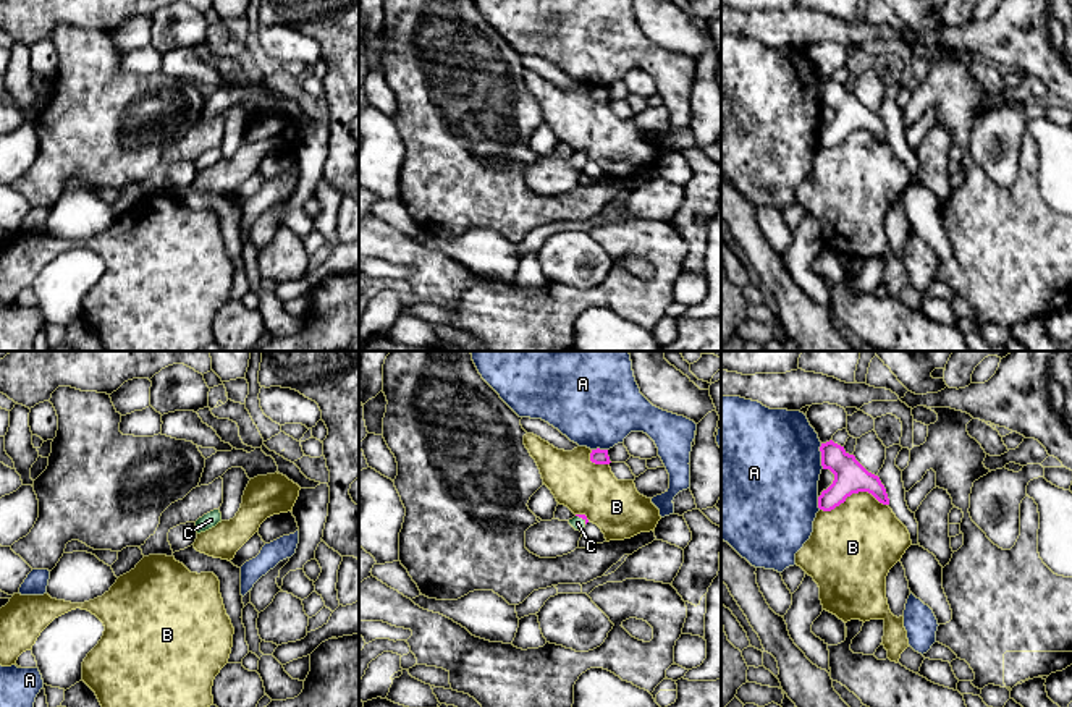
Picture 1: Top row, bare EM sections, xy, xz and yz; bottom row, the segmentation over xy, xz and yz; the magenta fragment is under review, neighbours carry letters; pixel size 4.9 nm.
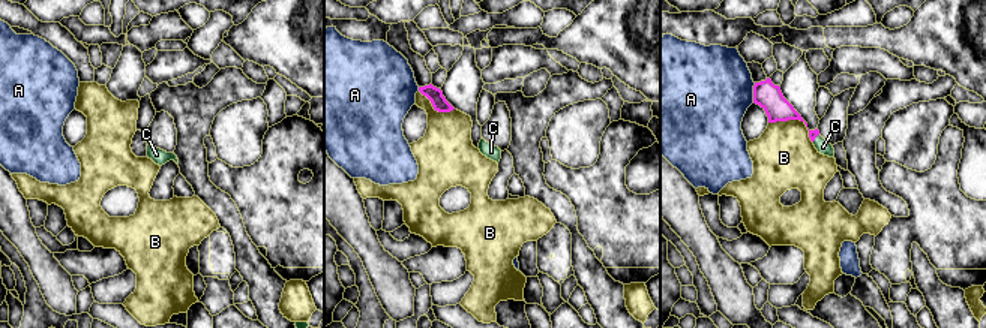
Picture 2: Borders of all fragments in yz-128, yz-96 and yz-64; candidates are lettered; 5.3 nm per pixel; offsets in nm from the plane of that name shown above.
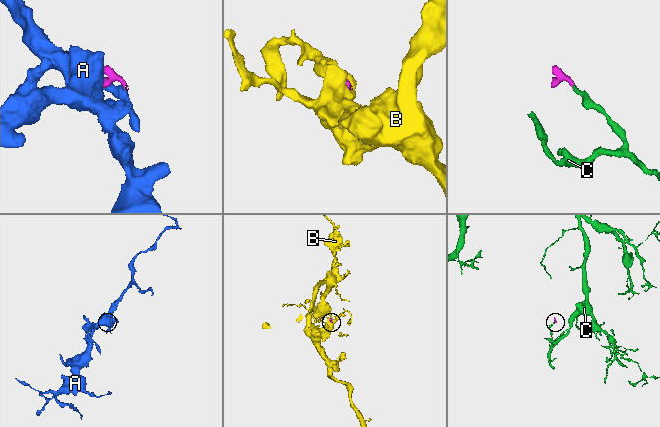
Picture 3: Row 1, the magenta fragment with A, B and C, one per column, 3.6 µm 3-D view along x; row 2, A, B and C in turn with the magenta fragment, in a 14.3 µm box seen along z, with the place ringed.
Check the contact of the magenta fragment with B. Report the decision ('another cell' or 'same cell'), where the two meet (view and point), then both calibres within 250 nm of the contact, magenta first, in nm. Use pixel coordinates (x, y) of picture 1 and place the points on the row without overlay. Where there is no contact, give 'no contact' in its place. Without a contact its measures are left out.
another cell | yz (852, 130) | 160/420 nm

